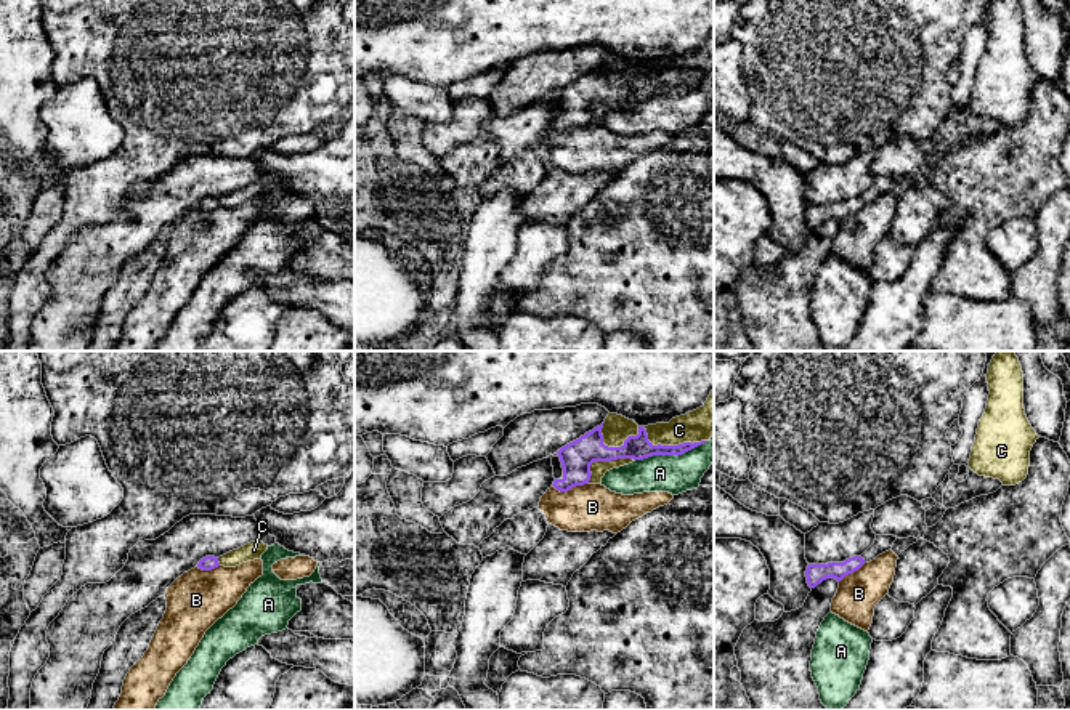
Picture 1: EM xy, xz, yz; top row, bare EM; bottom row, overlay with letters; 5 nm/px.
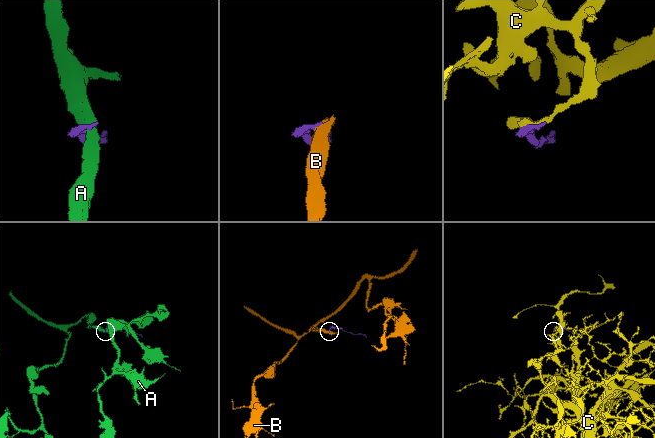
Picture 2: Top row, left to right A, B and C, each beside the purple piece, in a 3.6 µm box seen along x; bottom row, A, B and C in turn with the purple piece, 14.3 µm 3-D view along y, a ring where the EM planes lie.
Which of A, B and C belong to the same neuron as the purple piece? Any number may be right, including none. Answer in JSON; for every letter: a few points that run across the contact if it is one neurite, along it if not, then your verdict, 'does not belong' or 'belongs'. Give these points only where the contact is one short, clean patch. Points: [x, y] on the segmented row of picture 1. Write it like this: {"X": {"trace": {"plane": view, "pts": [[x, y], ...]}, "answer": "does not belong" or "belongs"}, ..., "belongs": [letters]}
{"A": {"answer": "does not belong"}, "B": {"trace": {"plane": "xz", "pts": [[587, 483], [576, 484], [567, 491], [557, 491], [552, 486]]}, "answer": "does not belong"}, "C": {"answer": "does not belong"}, "belongs": []}

